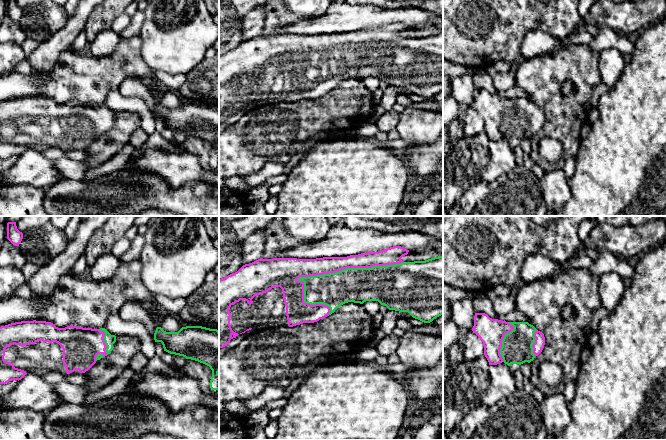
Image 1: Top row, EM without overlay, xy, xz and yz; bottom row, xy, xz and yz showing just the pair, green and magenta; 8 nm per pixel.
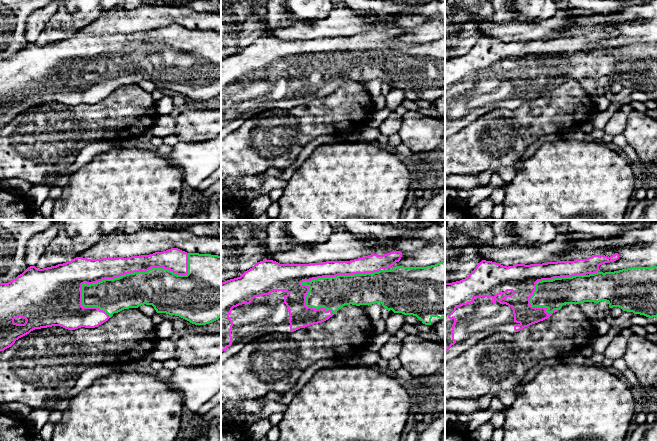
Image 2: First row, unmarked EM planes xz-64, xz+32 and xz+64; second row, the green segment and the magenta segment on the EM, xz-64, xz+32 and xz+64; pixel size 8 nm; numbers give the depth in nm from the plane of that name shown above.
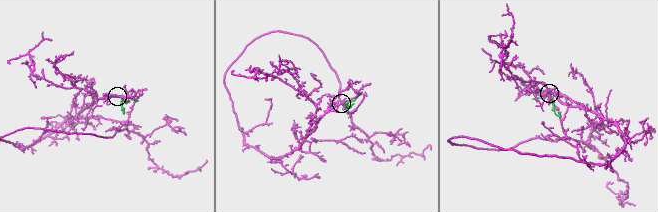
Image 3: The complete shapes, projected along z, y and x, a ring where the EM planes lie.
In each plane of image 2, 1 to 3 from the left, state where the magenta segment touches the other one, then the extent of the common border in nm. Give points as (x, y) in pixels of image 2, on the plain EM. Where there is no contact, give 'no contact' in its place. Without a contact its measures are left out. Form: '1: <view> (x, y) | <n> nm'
1: xz-64 (134, 48) | 950 nm
2: xz+32 (327, 53) | 650 nm
3: xz+64 (549, 56) | 500 nm

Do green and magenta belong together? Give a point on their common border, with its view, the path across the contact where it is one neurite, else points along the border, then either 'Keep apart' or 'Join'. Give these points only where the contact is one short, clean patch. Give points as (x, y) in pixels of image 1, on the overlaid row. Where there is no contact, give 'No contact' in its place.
Touches green at xz (349, 268). Join

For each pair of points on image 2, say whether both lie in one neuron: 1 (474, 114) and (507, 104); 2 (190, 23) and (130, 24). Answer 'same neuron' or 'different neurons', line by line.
1: same neuron
2: same neuron

